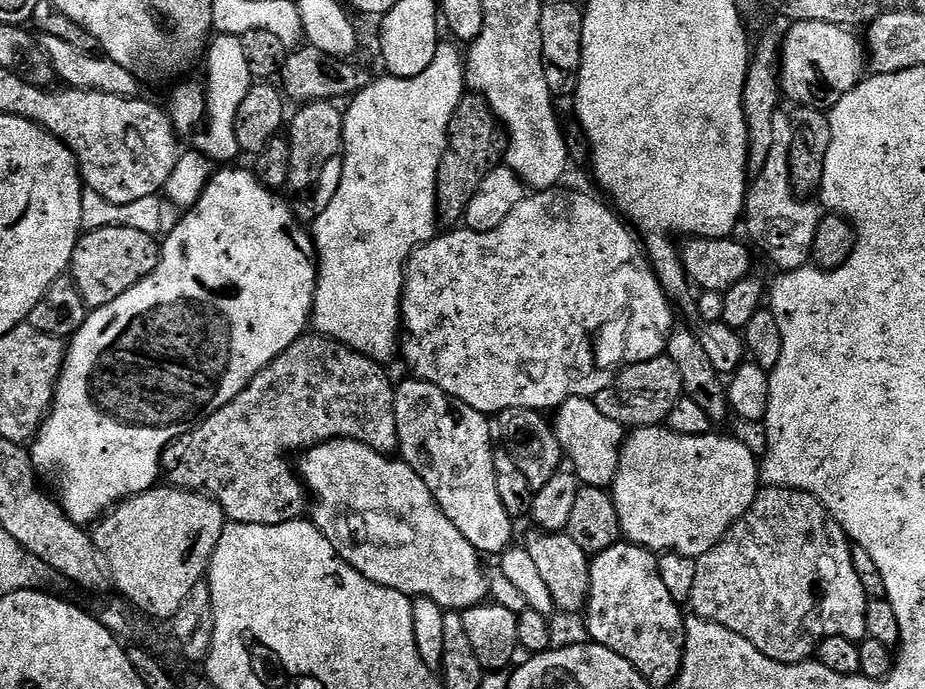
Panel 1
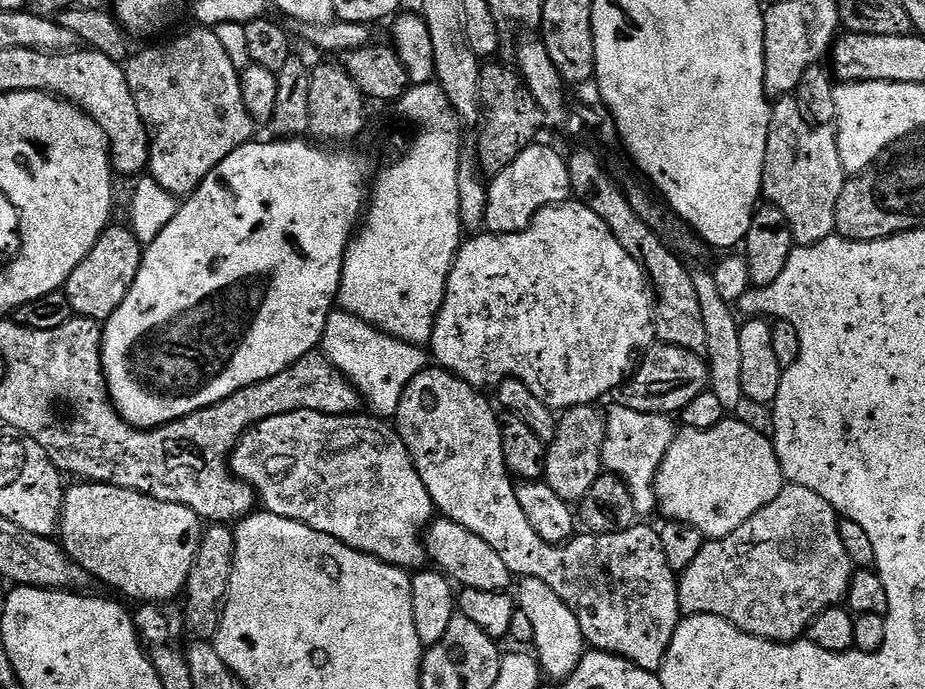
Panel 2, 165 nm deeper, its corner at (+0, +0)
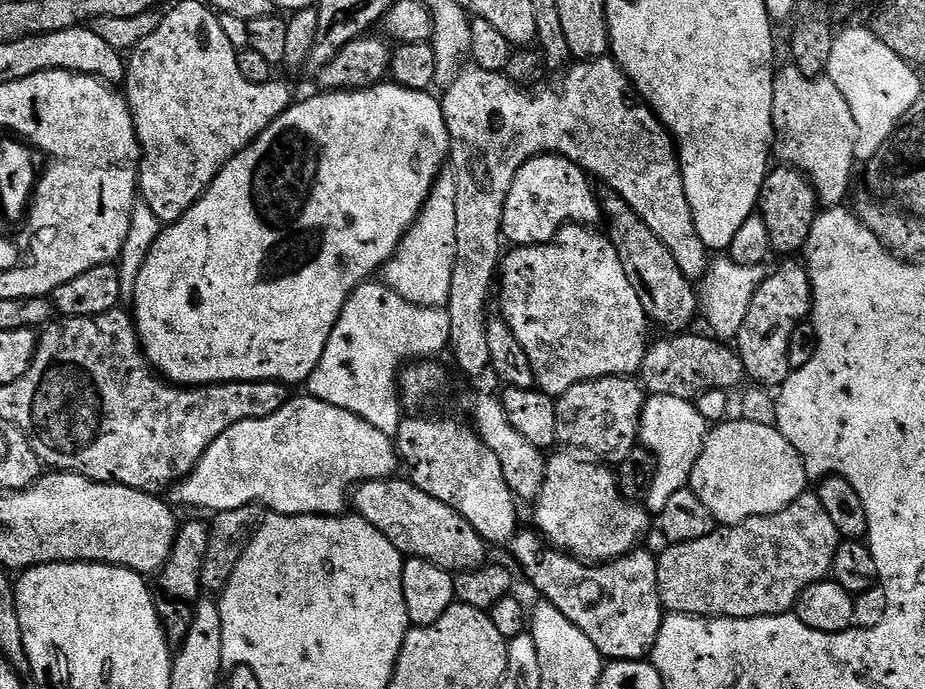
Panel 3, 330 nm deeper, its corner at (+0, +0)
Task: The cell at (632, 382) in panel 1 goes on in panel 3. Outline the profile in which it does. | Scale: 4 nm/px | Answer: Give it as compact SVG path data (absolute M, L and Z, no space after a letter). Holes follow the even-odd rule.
M669 335L664 338L668 340L660 340L657 344L655 341L644 353L638 379L648 396L669 396L695 401L696 397L706 394L706 390L739 389L745 383L742 358L736 353L735 347L728 345L727 348L708 336L692 335Z

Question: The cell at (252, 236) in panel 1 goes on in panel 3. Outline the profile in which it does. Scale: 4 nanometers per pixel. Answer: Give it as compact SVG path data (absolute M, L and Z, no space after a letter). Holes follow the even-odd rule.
M381 82L372 88L358 88L355 90L324 90L319 93L321 96L312 96L309 100L293 103L284 113L268 127L265 132L254 140L250 147L243 148L238 155L233 158L228 165L222 169L214 178L214 182L208 187L203 200L194 202L194 206L190 206L188 215L182 217L179 222L171 225L170 230L162 230L158 234L157 241L150 247L149 254L142 264L142 268L138 273L136 288L130 297L131 311L134 313L136 321L136 333L140 335L140 344L144 348L144 355L151 362L153 369L163 379L177 386L207 386L210 384L229 384L235 380L274 380L285 386L293 386L292 384L303 385L308 380L312 371L318 366L319 360L322 358L323 351L326 350L326 344L330 339L331 331L334 330L335 324L339 320L339 316L346 306L348 296L364 281L375 277L377 273L383 269L396 254L396 247L402 242L402 238L412 229L412 223L418 218L418 214L423 210L424 203L428 200L432 187L436 184L437 178L441 172L445 171L446 165L450 160L450 145L448 142L448 131L446 130L446 118L444 117L444 109L441 101L432 97L431 91L419 92L418 90L410 90L404 88L401 84L395 82Z

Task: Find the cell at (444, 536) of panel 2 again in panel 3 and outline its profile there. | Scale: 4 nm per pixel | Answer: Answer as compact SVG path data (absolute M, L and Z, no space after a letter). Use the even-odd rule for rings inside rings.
M400 479L366 480L356 485L350 496L355 515L382 530L405 557L434 562L434 566L453 574L479 568L489 559L489 545L458 510L446 506L446 502L438 502L438 498L430 498L430 494L418 490L411 479Z

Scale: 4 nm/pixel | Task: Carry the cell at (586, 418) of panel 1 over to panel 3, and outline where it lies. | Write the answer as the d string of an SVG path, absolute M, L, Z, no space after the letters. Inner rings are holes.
M648 396L640 412L639 443L656 459L656 472L646 497L649 513L659 514L673 494L678 494L687 484L694 470L694 462L702 452L710 426L702 414L698 414L695 403L669 396Z

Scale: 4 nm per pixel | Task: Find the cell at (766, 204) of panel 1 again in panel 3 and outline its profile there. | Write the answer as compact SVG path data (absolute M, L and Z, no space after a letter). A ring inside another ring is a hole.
M795 66L781 67L774 78L774 114L772 115L772 125L776 131L774 137L774 156L781 165L789 168L797 168L806 179L812 183L812 188L816 192L816 199L824 206L840 206L844 199L848 196L848 187L852 184L852 167L858 163L856 154L856 123L854 122L854 114L850 110L850 102L846 102L846 98L842 98L842 90L838 90L838 86L834 86L834 82L828 75L807 76L802 74L802 70L798 70Z

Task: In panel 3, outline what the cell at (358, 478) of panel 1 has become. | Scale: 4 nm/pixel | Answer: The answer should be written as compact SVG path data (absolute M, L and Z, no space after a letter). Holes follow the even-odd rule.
M309 394L293 395L284 403L282 410L278 410L261 420L243 420L234 426L230 426L230 430L226 430L226 434L218 434L218 438L214 438L214 442L210 442L210 450L206 450L206 454L202 454L202 458L196 463L195 470L189 476L184 477L183 480L172 485L170 500L176 506L185 504L188 508L205 508L208 514L238 510L242 506L258 504L269 513L278 516L338 516L349 507L350 493L356 485L362 484L366 480L387 480L395 477L397 475L396 467L399 469L401 464L402 461L393 437L387 436L377 427L372 426L370 422L359 417L358 414L351 413L350 410L339 409L338 406L320 401L317 397Z

